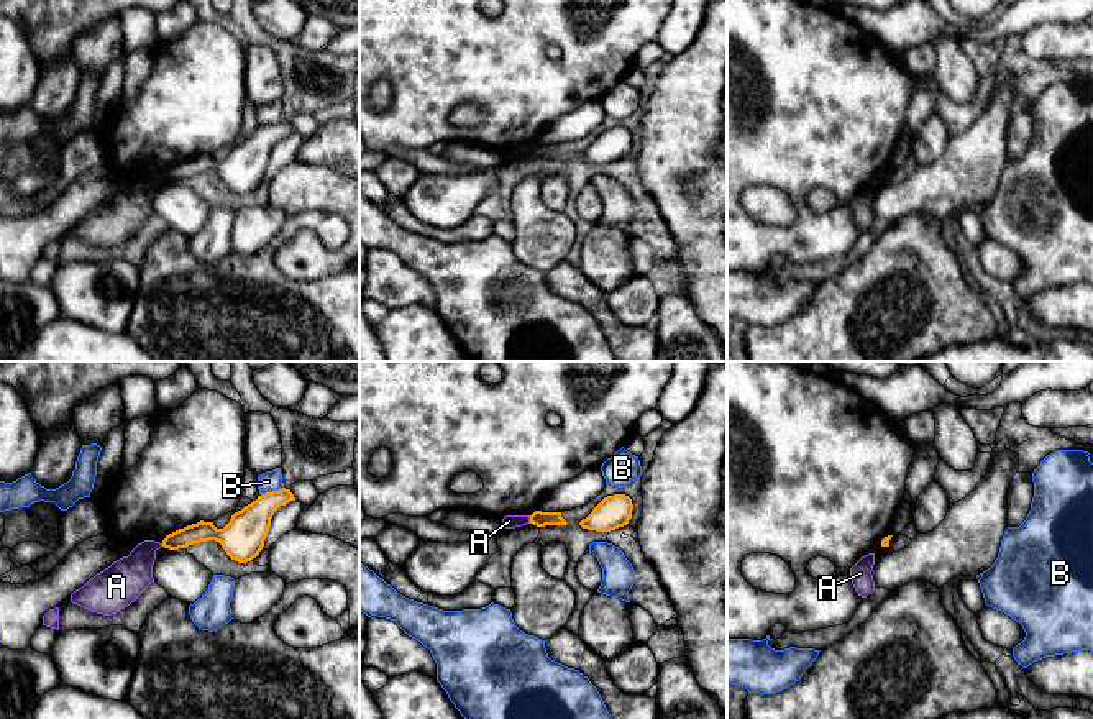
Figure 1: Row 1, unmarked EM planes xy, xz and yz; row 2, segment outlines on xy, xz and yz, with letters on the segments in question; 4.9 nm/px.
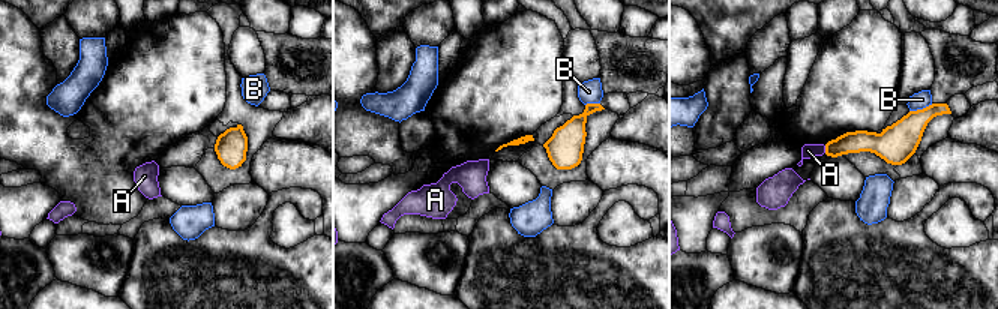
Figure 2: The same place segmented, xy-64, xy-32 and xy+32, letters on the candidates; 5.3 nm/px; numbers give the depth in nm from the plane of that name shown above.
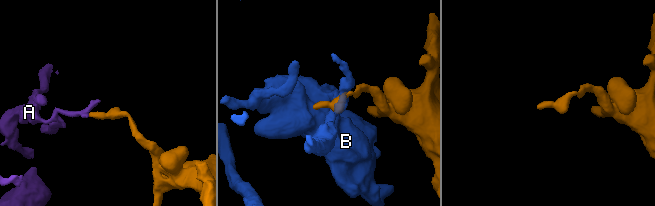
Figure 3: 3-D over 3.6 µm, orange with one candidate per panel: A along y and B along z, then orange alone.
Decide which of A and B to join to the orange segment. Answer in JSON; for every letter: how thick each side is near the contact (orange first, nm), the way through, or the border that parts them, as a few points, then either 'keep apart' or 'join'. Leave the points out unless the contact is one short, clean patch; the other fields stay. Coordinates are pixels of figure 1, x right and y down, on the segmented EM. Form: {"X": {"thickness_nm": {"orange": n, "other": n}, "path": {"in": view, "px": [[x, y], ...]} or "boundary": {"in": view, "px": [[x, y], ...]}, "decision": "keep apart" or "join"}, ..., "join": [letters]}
{"A": {"thickness_nm": {"orange": 80, "other": 60}, "boundary": {"in": "xz", "px": [[529, 516], [530, 522]]}, "decision": "keep apart"}, "B": {"thickness_nm": {"orange": 200, "other": 100}, "boundary": {"in": "xy", "px": [[283, 486], [261, 494]]}, "decision": "keep apart"}, "join": []}

